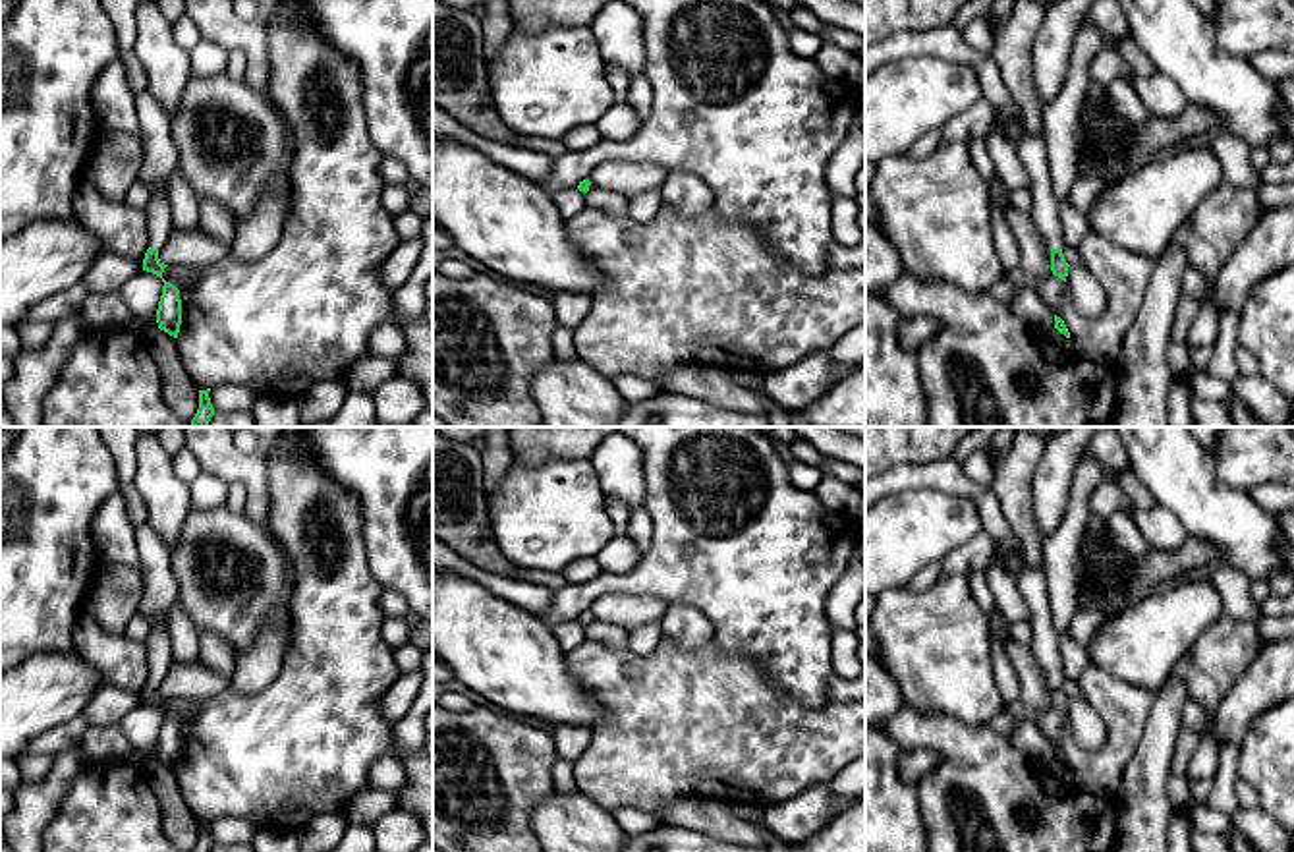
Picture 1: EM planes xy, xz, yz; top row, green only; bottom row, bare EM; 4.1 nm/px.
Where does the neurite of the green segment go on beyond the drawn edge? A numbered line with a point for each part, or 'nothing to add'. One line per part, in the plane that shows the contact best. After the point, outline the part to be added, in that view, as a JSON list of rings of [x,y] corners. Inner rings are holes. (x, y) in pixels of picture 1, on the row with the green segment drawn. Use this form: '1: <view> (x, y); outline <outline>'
1: yz (1032, 149); outline [[[1043,133],[1022,135],[1016,143],[1016,155],[1029,176],[1029,214],[1047,240],[1049,249],[1062,249],[1062,222],[1058,216],[1058,201],[1051,185],[1051,166]]]

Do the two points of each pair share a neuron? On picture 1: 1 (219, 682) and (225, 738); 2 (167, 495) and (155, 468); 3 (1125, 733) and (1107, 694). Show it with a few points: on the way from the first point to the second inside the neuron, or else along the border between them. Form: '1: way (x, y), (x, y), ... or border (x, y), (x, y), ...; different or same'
1: border (226, 686), (201, 700), (176, 698); different
2: way (161, 489), (155, 474); same
3: way (1125, 723), (1125, 711), (1117, 704); same

